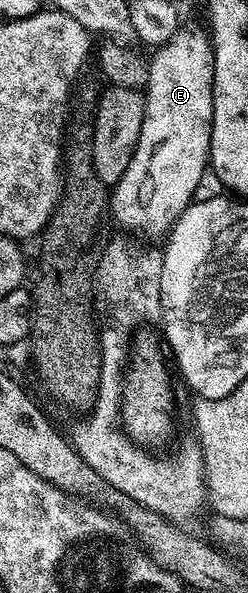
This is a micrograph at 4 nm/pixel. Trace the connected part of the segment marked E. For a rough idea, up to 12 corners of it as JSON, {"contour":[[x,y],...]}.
{"contour":[[212,42],[148,64],[142,135],[110,217],[163,238],[212,151]]}

